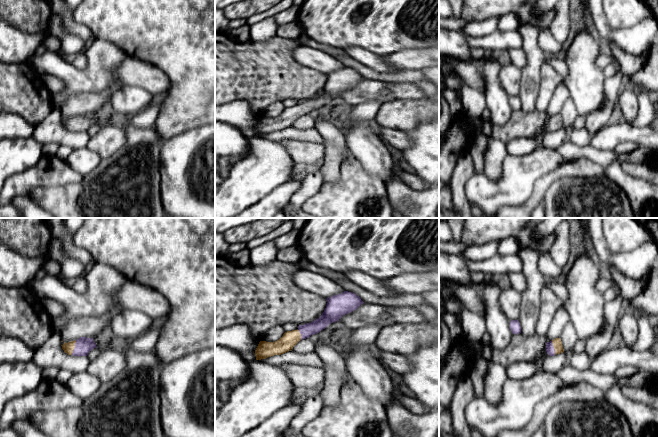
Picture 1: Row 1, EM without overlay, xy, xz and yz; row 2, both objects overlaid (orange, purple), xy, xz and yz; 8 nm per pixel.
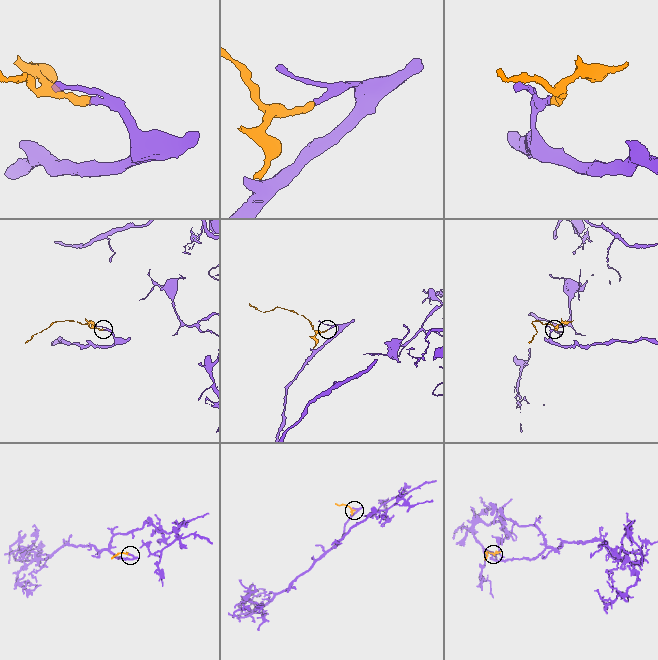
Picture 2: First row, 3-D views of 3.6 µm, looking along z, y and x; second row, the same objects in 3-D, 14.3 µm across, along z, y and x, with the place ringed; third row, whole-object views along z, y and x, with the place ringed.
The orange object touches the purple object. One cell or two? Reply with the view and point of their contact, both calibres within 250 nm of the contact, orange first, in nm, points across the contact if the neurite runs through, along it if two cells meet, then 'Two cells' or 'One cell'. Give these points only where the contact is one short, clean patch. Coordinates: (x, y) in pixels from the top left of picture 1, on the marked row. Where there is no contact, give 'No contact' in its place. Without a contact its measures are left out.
Touches orange at xy (74, 347). Thickness 90 nm (orange) against 140 nm. Path across: xy (68, 348), (74, 347), (81, 347), (83, 345). One cell

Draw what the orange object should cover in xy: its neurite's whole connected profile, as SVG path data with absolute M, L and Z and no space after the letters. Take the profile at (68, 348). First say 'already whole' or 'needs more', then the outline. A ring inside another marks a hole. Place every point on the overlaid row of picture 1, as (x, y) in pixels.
needs more; M80 337L68 343L64 342L61 346L65 353L73 356L87 356L92 349L97 348L93 338L86 337Z

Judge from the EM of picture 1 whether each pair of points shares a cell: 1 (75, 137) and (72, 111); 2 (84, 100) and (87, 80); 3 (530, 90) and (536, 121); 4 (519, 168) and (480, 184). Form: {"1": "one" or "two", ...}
{"1": "two", "2": "two", "3": "two", "4": "one"}

